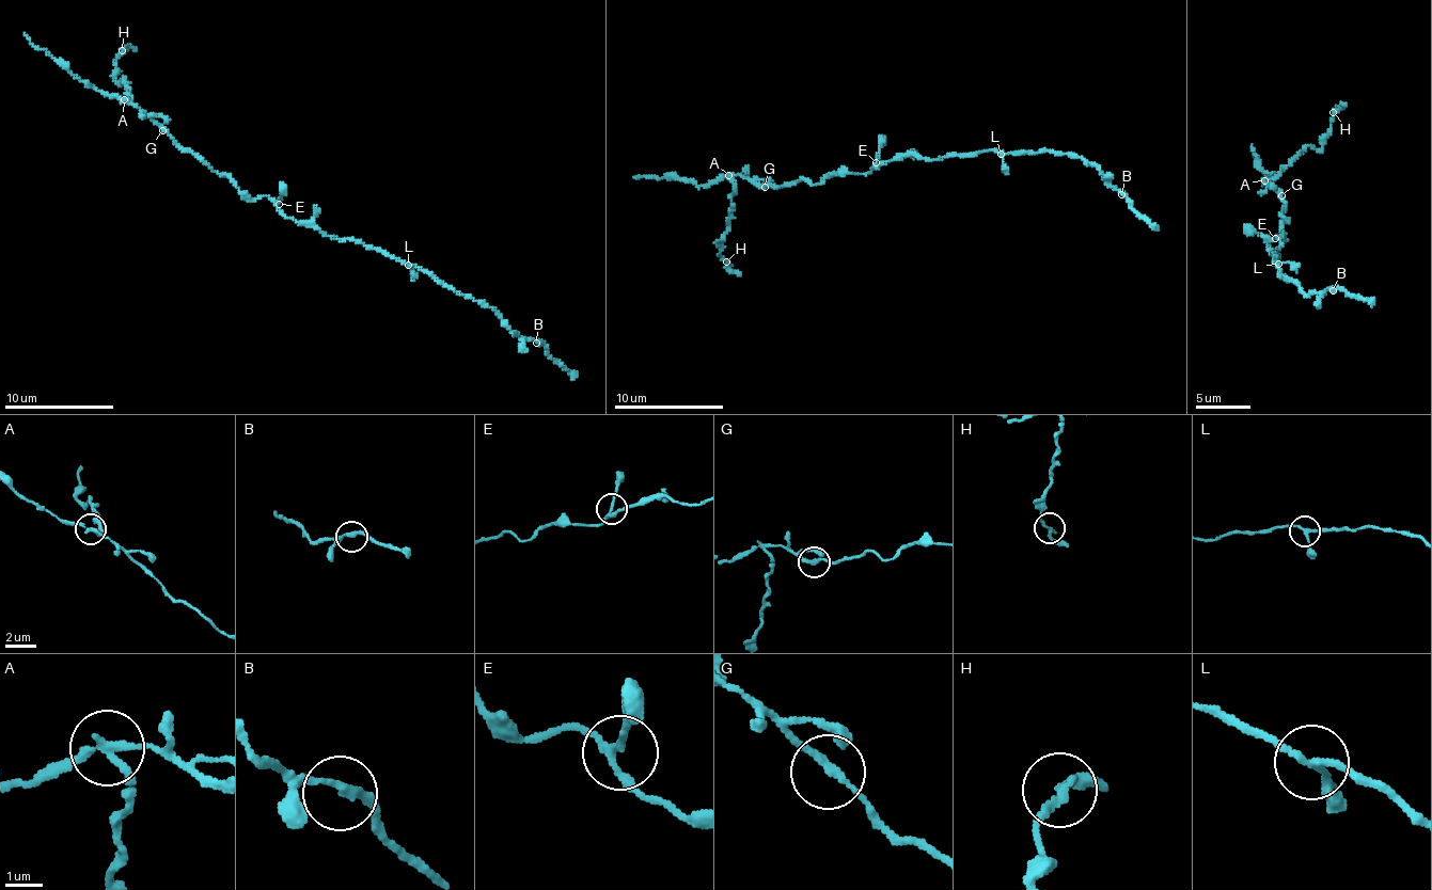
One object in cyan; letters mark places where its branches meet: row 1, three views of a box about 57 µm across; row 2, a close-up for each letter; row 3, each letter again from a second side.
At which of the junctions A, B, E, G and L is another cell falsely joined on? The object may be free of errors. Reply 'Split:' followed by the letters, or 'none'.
Split: A

